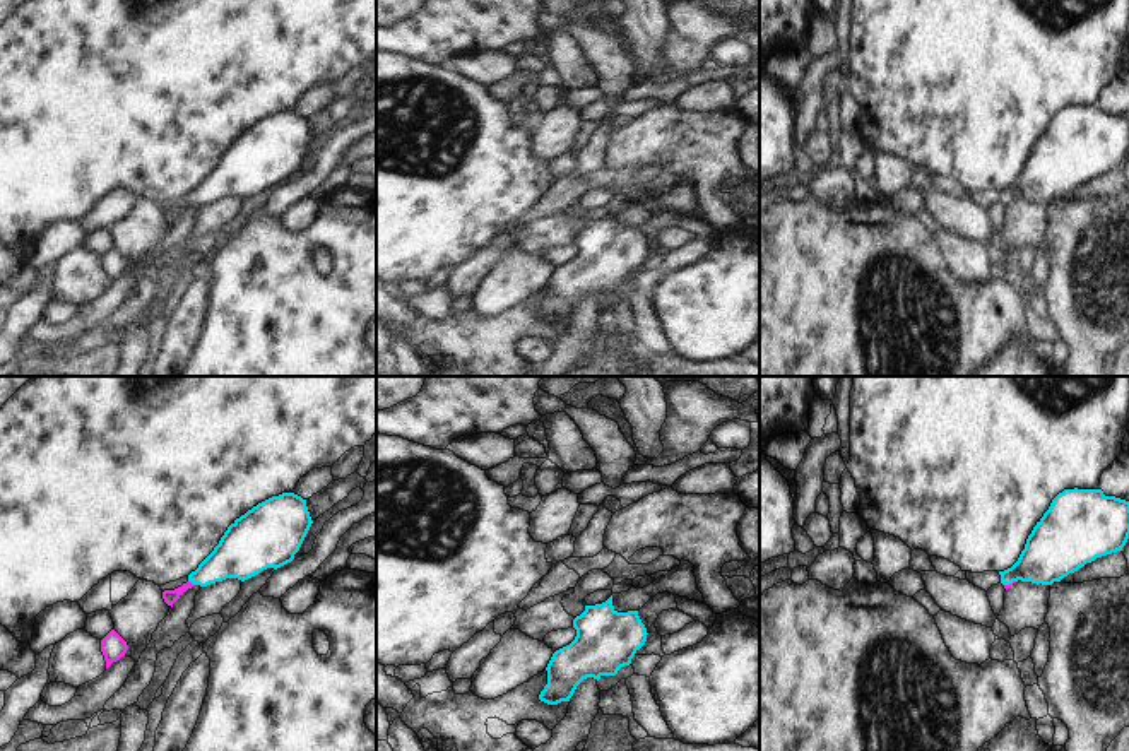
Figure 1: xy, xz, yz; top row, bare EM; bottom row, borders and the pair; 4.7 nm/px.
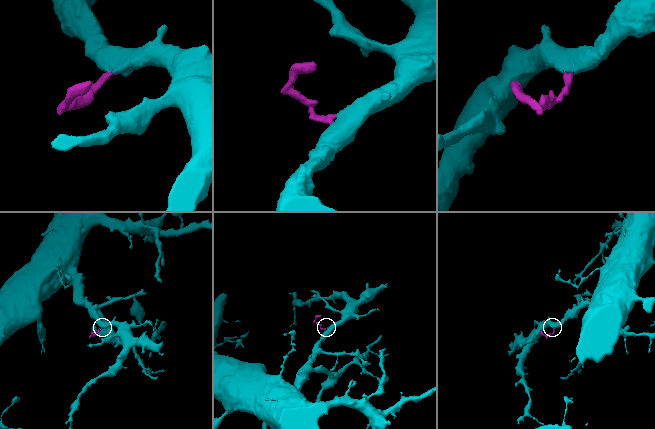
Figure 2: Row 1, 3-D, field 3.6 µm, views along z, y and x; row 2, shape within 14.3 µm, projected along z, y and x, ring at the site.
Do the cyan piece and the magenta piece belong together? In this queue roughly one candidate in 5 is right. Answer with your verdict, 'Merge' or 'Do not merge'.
Merge

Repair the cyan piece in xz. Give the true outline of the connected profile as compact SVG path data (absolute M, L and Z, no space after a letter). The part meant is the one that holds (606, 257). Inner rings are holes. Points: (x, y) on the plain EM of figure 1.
M612 212L602 221L585 222L573 245L575 257L556 267L546 284L547 301L539 316L547 322L570 318L587 294L616 293L631 281L648 251L638 228L618 229Z

